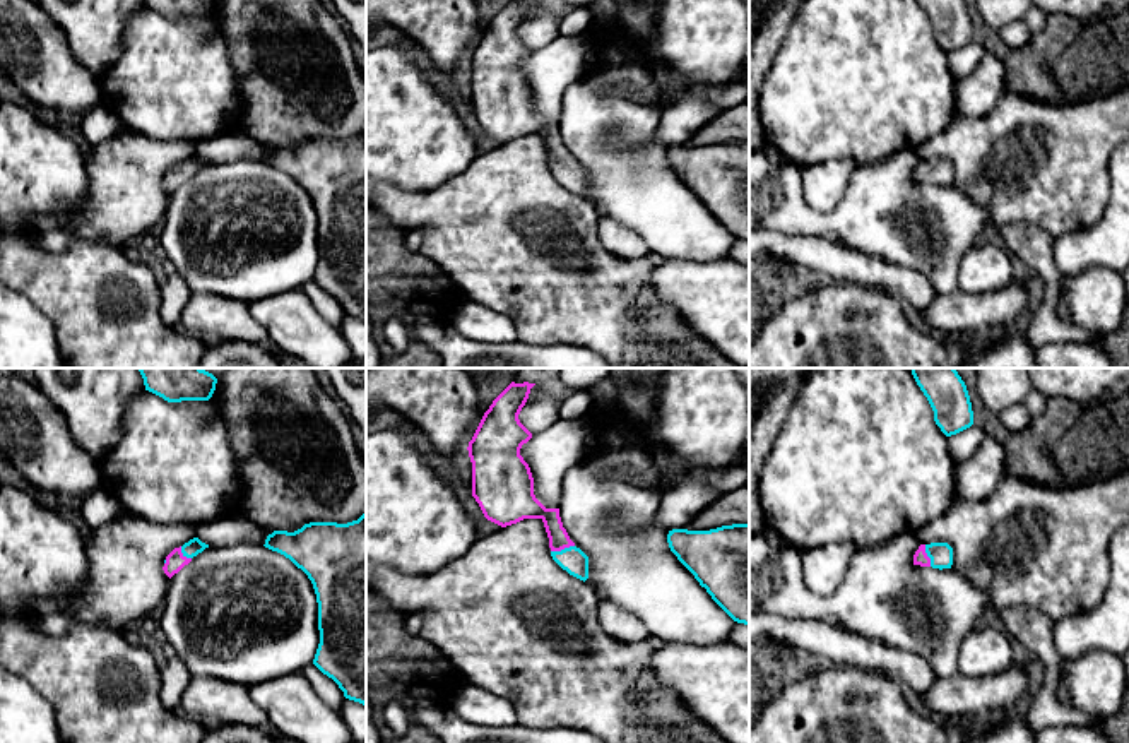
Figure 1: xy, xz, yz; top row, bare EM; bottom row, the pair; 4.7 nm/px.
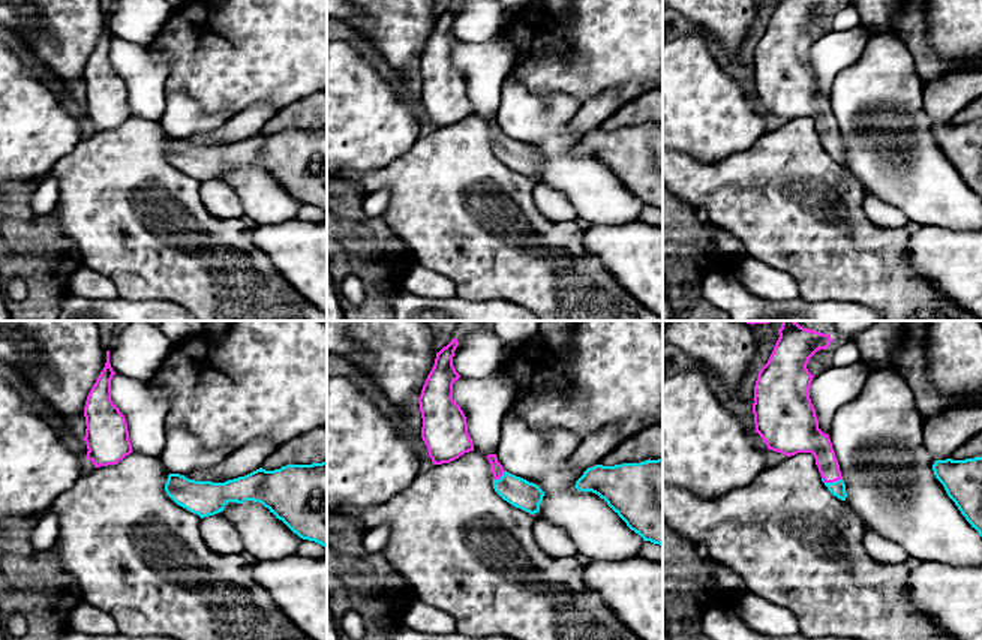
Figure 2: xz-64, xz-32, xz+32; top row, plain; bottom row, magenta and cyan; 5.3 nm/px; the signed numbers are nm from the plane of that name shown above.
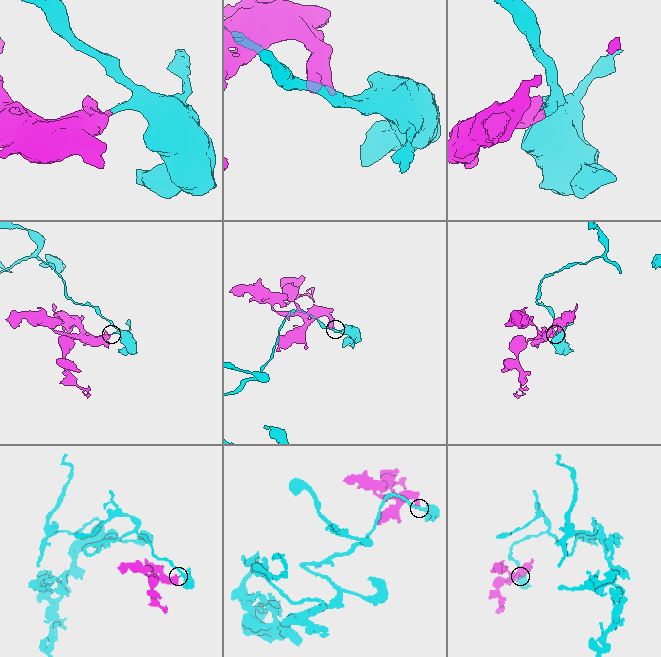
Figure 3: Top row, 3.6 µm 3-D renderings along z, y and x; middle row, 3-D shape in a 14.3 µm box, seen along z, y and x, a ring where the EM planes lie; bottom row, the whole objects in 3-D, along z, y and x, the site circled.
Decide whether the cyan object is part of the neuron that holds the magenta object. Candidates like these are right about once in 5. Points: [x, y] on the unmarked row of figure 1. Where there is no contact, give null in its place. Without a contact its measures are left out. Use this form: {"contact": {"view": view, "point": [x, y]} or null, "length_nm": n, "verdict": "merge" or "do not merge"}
{"contact": {"view": "xz", "point": [561, 165]}, "length_nm": 120, "verdict": "merge"}

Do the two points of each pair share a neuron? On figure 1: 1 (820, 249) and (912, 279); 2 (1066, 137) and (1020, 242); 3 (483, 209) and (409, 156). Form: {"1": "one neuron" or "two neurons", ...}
{"1": "one neuron", "2": "two neurons", "3": "two neurons"}

